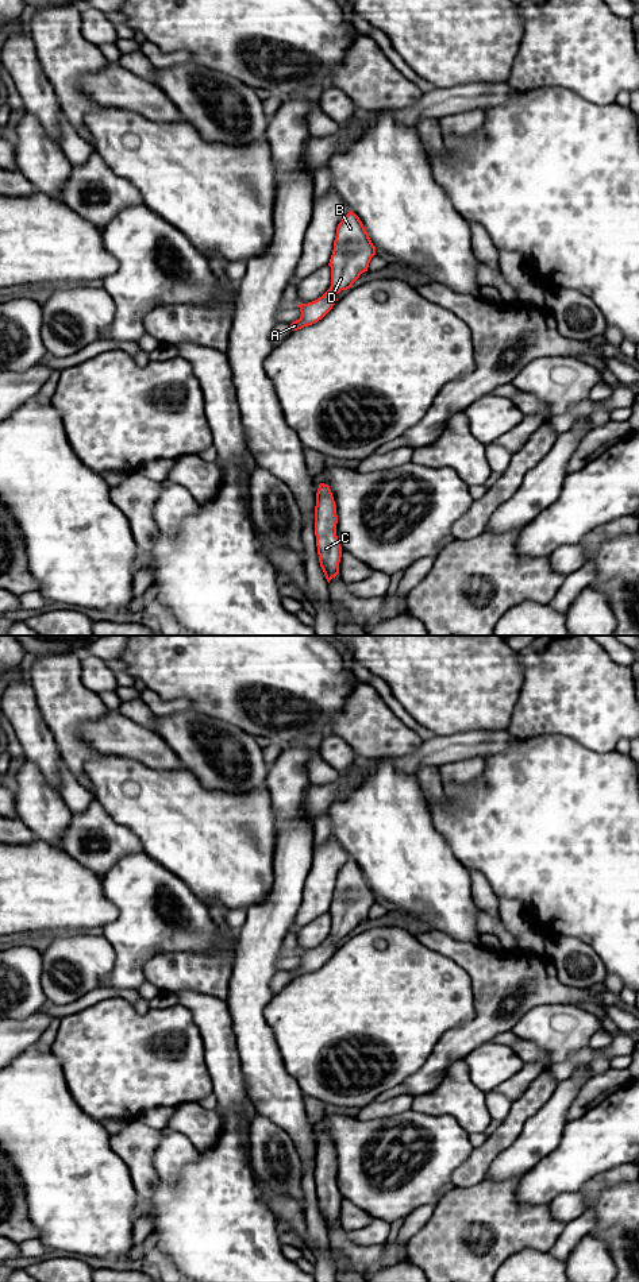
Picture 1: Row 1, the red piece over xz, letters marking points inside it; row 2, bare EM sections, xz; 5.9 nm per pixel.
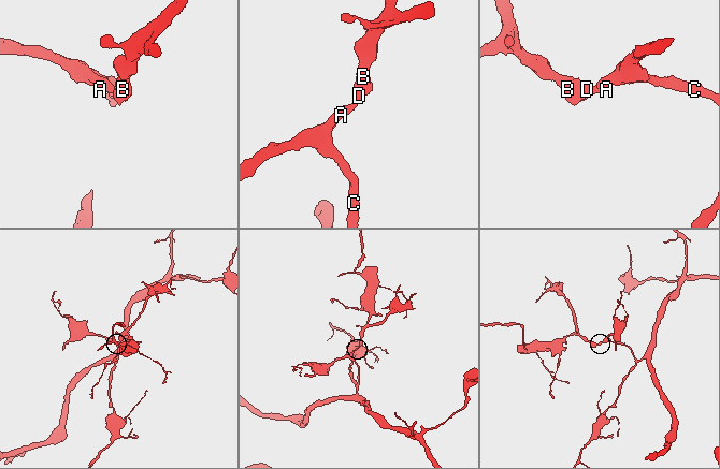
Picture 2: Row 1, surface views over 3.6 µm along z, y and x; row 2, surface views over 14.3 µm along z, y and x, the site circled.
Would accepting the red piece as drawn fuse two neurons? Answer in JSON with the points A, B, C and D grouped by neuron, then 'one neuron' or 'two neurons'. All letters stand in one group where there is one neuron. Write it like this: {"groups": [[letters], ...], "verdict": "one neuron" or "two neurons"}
{"groups": [["A", "B", "C", "D"]], "verdict": "one neuron"}

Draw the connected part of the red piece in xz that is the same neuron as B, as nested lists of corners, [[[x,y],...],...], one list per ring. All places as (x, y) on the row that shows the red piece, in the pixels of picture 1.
[[[349,211],[336,227],[334,250],[328,263],[331,267],[331,286],[317,300],[297,305],[301,316],[290,324],[292,331],[322,320],[336,304],[336,294],[350,289],[359,275],[367,271],[374,255],[376,247],[362,221],[353,211]]]

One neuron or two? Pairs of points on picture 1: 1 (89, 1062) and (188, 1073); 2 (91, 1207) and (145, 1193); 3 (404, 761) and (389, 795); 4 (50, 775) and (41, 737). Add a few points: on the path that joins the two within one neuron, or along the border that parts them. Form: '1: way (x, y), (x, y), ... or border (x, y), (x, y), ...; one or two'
1: way (114, 1062), (158, 1062), (164, 1066); one
2: border (126, 1166), (139, 1200); two
3: border (391, 759), (397, 771), (416, 775); two
4: way (49, 765), (41, 746); one

